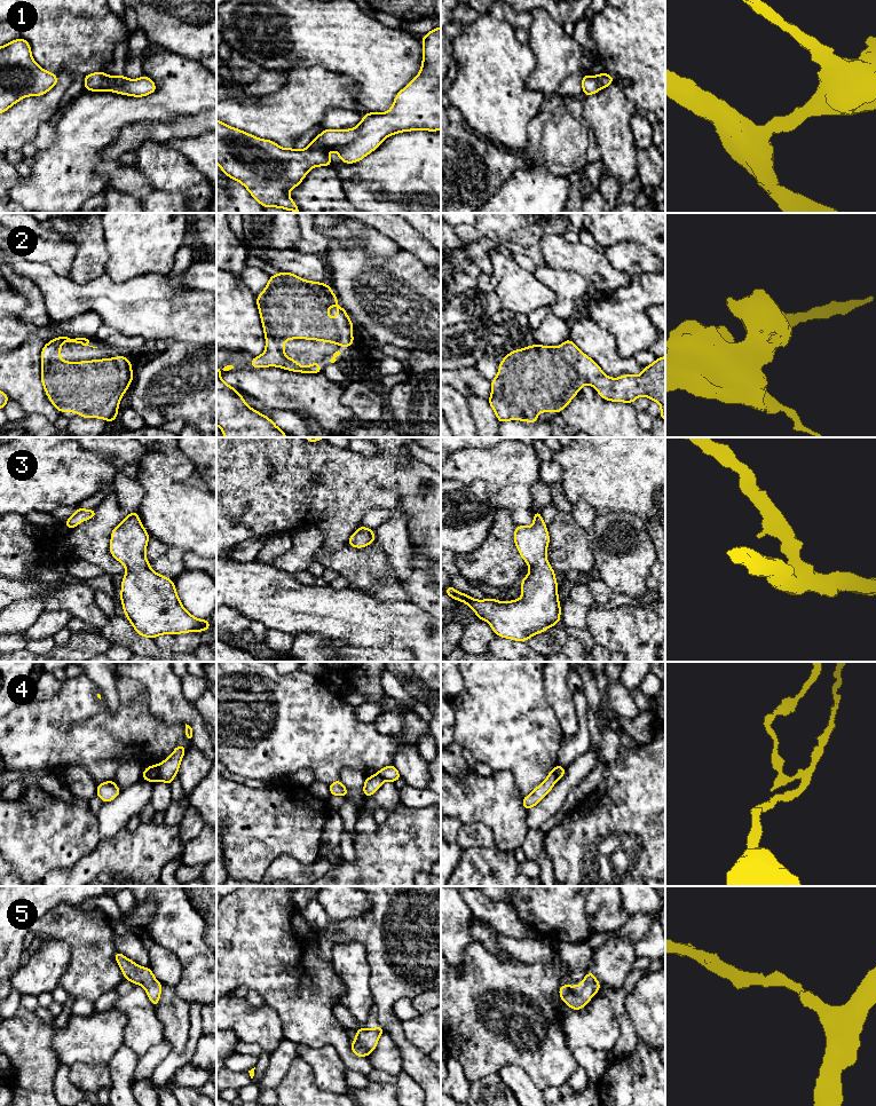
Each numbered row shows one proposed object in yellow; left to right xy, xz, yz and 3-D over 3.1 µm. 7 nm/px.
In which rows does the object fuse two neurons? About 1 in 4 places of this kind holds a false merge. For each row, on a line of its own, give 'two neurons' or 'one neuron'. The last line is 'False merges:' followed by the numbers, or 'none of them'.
1: one neuron
2: one neuron
3: one neuron
4: two neurons
5: one neuron
False merges: 4

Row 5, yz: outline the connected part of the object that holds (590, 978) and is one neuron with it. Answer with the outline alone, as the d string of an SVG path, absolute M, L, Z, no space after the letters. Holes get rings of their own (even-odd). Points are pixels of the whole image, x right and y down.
M591 970L578 986L561 985L559 994L561 1000L573 1010L581 1010L600 990L600 982Z

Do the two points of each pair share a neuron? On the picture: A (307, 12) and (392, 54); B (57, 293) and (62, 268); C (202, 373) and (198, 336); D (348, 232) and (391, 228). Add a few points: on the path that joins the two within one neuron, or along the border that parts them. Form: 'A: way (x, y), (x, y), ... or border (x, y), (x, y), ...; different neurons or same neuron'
A: way (328, 32), (330, 34), (338, 34), (371, 54); same neuron
B: border (37, 262), (42, 262), (57, 274), (68, 277); different neurons
C: border (174, 341), (204, 347); different neurons
D: border (365, 224), (388, 236), (397, 245); different neurons

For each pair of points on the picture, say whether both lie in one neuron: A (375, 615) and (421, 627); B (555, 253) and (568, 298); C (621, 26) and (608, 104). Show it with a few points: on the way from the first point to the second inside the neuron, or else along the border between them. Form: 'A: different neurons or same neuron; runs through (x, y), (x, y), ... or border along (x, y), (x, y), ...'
A: same neuron; runs through (386, 623), (403, 623), (410, 626)
B: different neurons; border along (547, 263), (555, 268), (574, 270), (585, 279)
C: different neurons; border along (615, 78), (623, 84), (623, 94), (631, 101)

